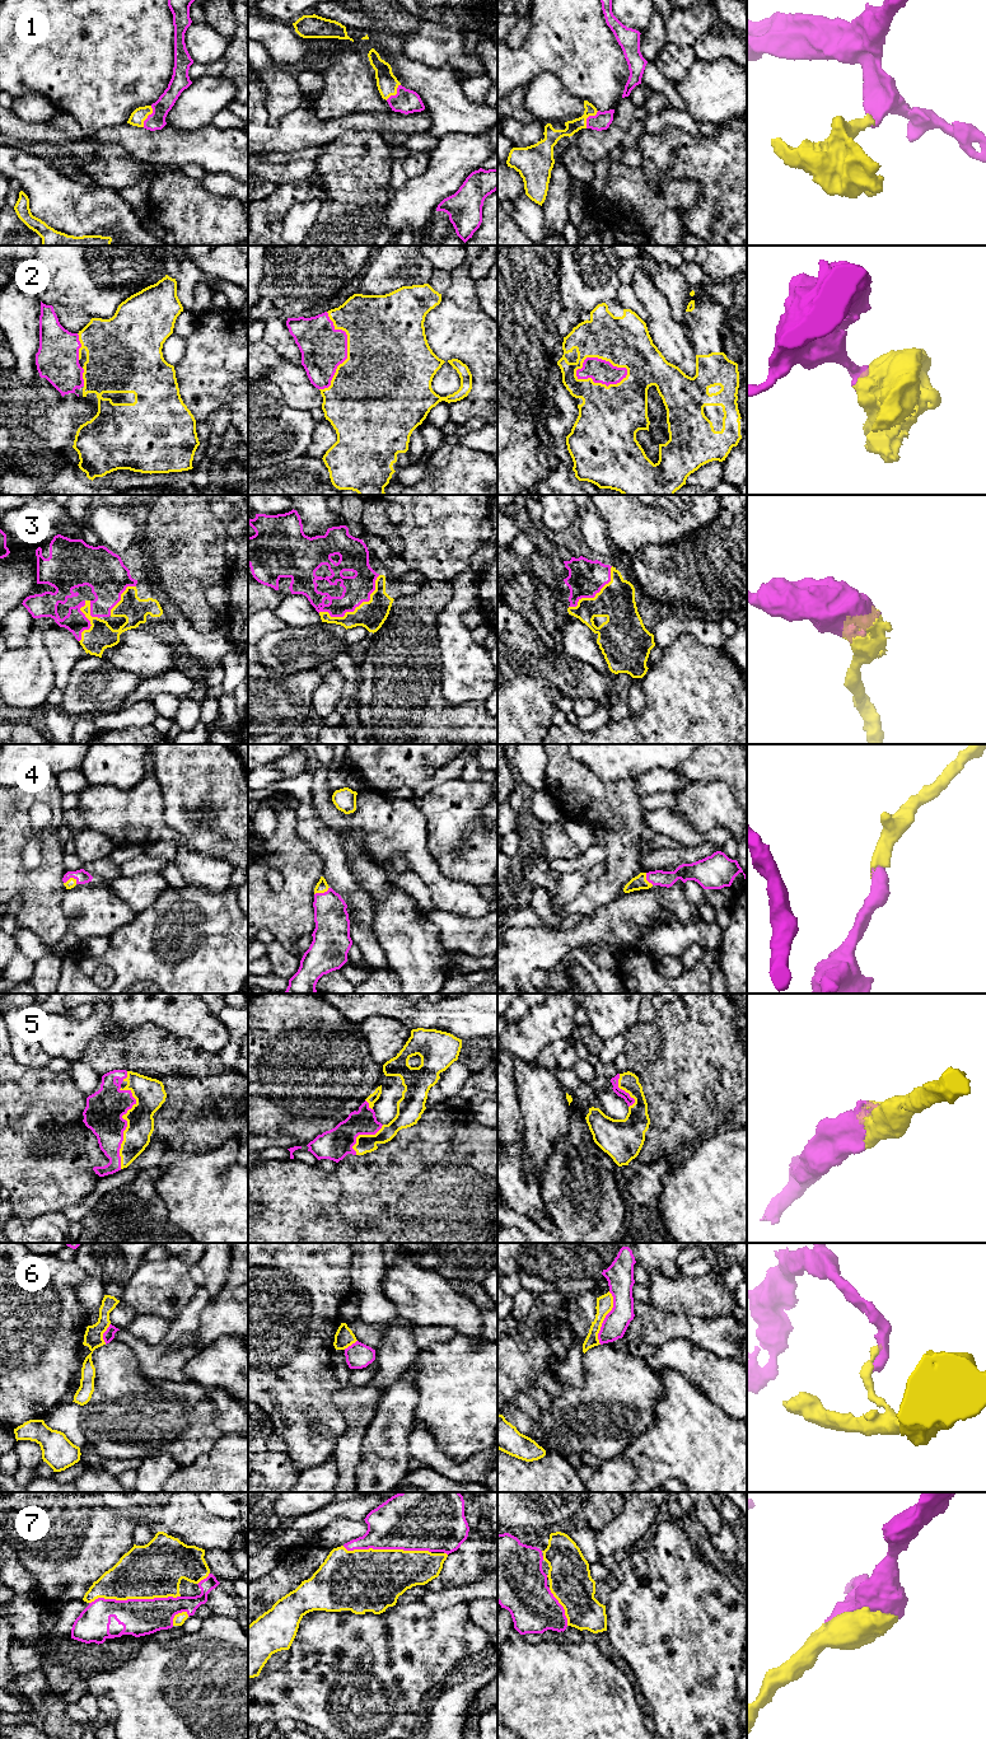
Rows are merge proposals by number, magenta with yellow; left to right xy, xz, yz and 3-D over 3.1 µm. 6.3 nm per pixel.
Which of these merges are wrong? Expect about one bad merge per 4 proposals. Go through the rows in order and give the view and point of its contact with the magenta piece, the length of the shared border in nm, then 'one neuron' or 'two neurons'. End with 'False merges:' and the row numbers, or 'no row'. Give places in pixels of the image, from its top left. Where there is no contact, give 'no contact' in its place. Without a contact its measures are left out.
1: meets magenta in xy at (148, 116); contact 150 nm long; one neuron
2: meets magenta in yz at (599, 382); contact 340 nm long; one neuron
3: meets magenta in xz at (355, 607); contact 460 nm long; one neuron
4: meets magenta in xy at (70, 877); contact 90 nm long; one neuron
5: meets magenta in xy at (126, 1126); contact 500 nm long; one neuron
6: meets magenta in yz at (604, 1318); contact 340 nm long; two neurons
7: meets magenta in xy at (134, 1599); contact 600 nm long; one neuron
False merges: 6

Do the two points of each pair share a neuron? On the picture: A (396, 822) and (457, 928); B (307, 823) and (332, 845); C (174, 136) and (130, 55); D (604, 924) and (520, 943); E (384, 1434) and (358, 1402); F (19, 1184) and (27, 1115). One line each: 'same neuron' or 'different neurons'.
A: different neurons
B: same neuron
C: different neurons
D: same neuron
E: different neurons
F: same neuron

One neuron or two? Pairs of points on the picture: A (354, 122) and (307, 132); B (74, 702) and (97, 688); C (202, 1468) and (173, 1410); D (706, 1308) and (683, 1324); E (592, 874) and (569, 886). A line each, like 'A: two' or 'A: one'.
A: one
B: one
C: two
D: two
E: one

